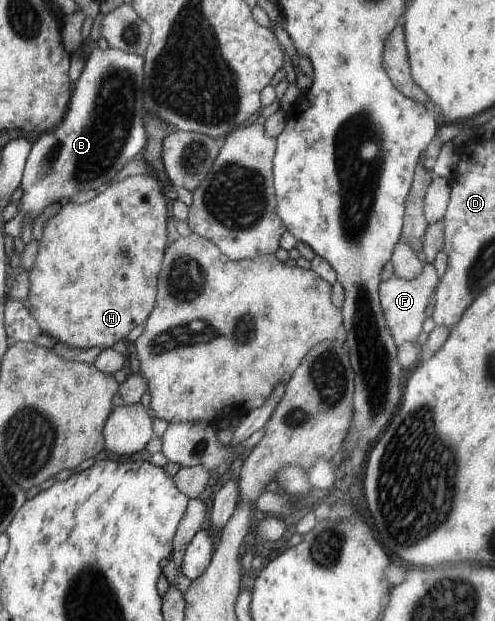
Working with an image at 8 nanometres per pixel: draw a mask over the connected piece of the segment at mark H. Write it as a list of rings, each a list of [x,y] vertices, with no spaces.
[[[133,175],[115,181],[99,190],[89,202],[62,202],[56,215],[48,218],[38,244],[35,264],[29,271],[30,313],[43,329],[43,334],[77,348],[99,346],[107,349],[123,340],[147,317],[156,305],[161,260],[167,248],[167,197],[161,184],[145,175]]]

